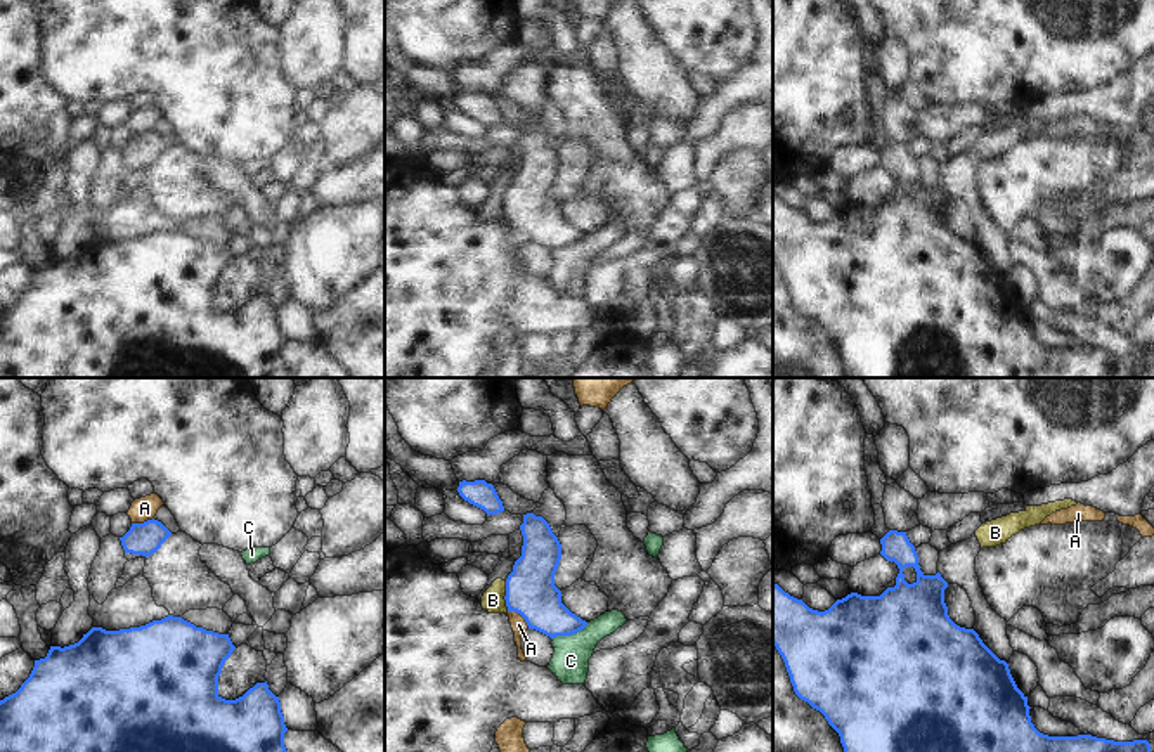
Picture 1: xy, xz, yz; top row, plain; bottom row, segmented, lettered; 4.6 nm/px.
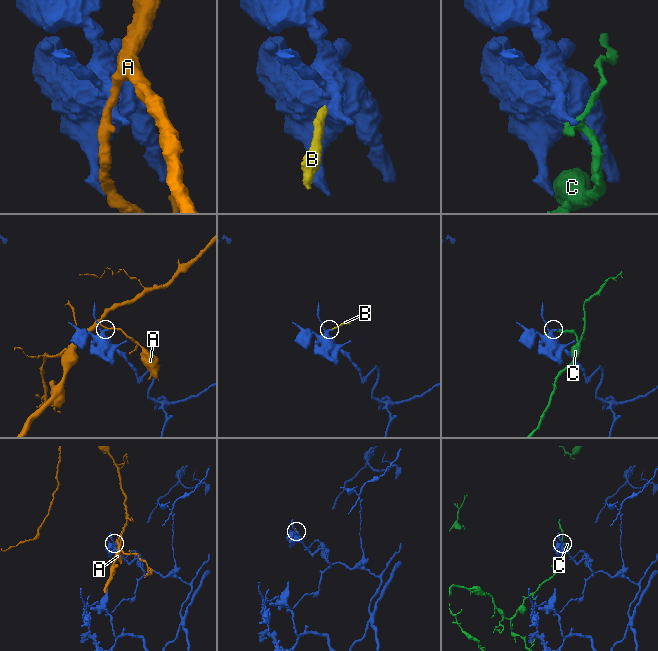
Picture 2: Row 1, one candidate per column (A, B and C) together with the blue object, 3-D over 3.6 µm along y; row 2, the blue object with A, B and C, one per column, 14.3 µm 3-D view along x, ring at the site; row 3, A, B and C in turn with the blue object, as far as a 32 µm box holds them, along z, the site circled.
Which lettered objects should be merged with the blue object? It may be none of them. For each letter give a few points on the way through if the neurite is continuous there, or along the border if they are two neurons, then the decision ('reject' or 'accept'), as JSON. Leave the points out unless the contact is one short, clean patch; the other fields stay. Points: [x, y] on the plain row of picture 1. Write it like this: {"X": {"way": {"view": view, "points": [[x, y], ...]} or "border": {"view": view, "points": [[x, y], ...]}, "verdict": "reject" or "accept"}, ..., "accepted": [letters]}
{"A": {"border": {"view": "xz", "points": [[508, 222], [515, 222], [529, 239]]}, "verdict": "reject"}, "B": {"border": {"view": "xz", "points": [[505, 193], [505, 217], [508, 222]]}, "verdict": "reject"}, "C": {"border": {"view": "xz", "points": [[588, 234], [570, 246], [551, 250]]}, "verdict": "reject"}, "accepted": []}

